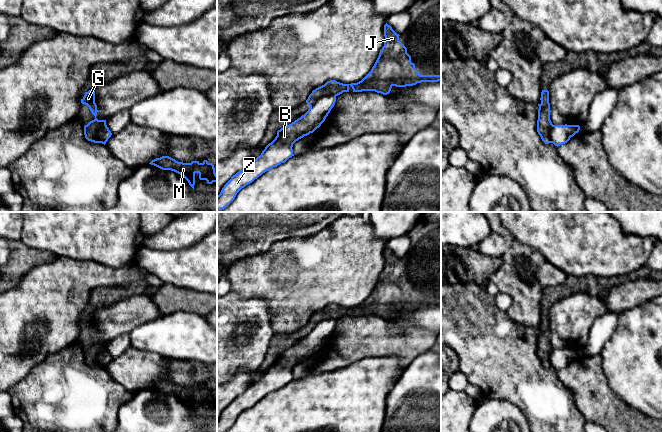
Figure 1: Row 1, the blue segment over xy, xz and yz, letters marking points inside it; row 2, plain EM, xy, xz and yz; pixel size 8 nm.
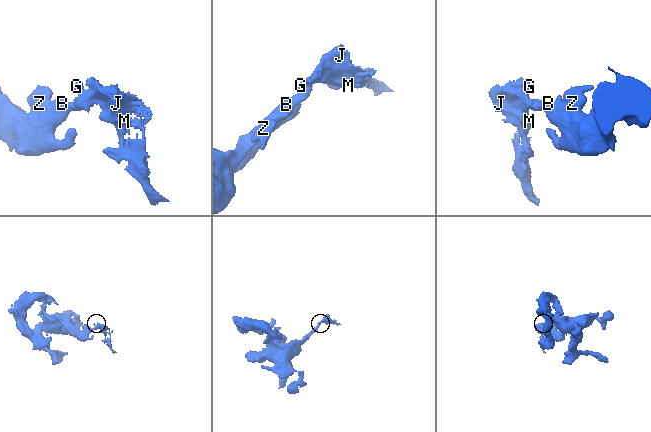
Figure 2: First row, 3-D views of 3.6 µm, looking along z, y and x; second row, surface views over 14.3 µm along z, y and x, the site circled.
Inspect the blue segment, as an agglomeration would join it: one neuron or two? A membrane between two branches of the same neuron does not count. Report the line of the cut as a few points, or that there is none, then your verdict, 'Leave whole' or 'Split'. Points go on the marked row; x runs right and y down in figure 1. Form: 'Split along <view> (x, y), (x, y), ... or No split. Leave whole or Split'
Split along xy (106, 125), (103, 125), (97, 132), (97, 140), (99, 142). Split

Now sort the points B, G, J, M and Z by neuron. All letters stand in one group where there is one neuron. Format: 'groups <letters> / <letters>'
groups B Z / G J M

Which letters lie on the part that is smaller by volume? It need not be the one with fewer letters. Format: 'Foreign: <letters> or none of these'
Foreign: G, J, M

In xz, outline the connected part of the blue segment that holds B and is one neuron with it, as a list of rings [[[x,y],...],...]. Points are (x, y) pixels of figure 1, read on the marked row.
[[[336,96],[321,97],[310,106],[304,115],[278,130],[275,139],[265,147],[261,155],[233,175],[224,185],[217,196],[217,210],[226,208],[242,188],[252,183],[263,173],[285,163],[294,156],[293,144],[321,126],[335,102]]]

